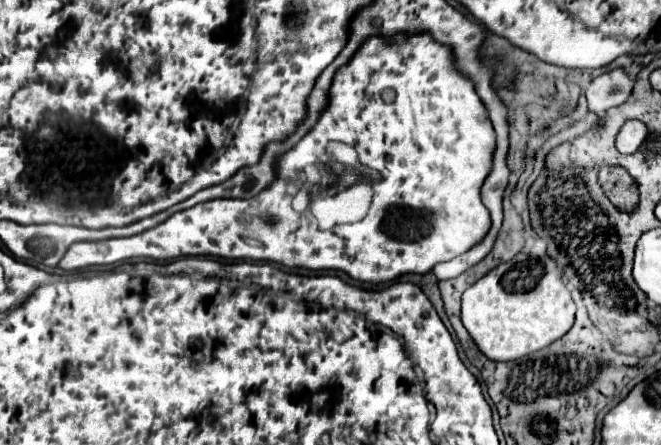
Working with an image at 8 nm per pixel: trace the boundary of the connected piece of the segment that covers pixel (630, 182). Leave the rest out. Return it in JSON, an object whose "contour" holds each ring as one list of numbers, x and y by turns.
{"contour":[[602,166,598,172,600,186,608,200,618,210,634,210,638,204,638,184,636,180,620,166]]}

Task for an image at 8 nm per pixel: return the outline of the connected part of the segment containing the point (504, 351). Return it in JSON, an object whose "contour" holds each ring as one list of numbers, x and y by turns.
{"contour":[[516,254,512,260,496,266,492,272,488,272,484,278,480,278,476,284,472,284,462,294,462,322,476,342,476,346,496,362,508,362,522,358,530,352,546,348,550,342,562,338,574,324,576,304,564,286,560,278,560,268,550,256,534,258,530,254]]}

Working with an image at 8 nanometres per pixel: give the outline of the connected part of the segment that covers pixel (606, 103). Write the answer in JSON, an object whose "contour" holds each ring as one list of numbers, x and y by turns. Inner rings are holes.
{"contour":[[616,68,608,74,602,74,590,82,586,88,586,102,590,112,606,112,628,98,632,90,632,80,624,74,624,70]]}

